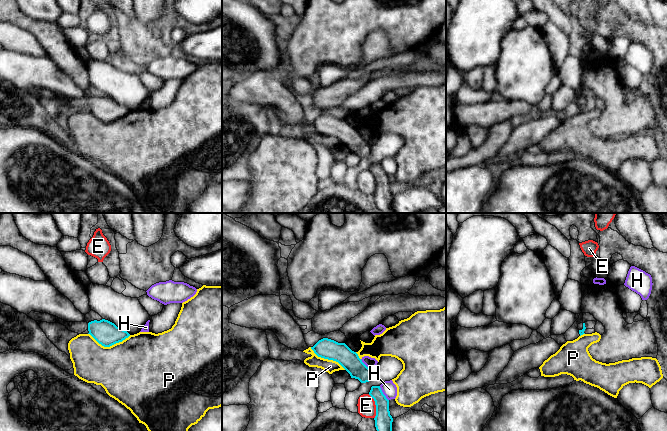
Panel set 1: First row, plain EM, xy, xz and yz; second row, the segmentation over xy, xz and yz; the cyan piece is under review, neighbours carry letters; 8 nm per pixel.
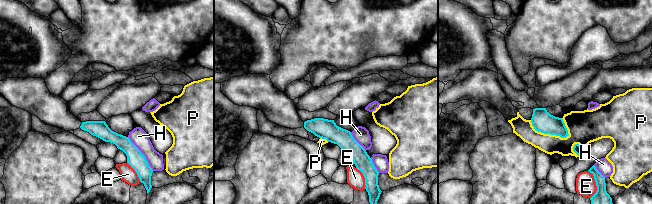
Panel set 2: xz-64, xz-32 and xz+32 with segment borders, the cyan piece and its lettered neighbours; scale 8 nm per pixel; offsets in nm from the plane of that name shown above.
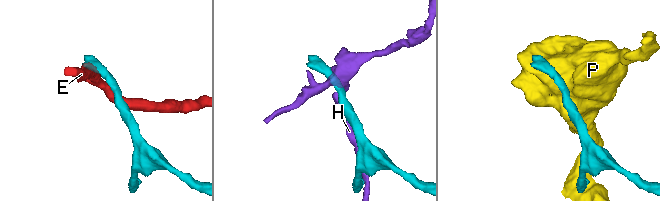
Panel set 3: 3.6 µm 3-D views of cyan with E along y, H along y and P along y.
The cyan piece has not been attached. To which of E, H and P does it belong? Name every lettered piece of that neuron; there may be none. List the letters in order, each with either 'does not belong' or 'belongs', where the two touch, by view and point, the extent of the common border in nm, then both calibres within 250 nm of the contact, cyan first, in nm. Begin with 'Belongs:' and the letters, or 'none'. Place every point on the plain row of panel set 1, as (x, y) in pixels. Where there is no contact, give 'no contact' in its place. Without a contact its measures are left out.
Belongs: none
E: does not belong; contact xz (376, 182); length 200 nm; calibres 140 and 140 nm
H: does not belong; contact xz (382, 169); length 140 nm; calibres 140 and 120 nm
P: does not belong; contact xy (109, 122); length 340 nm; calibres 200 and 480 nm

